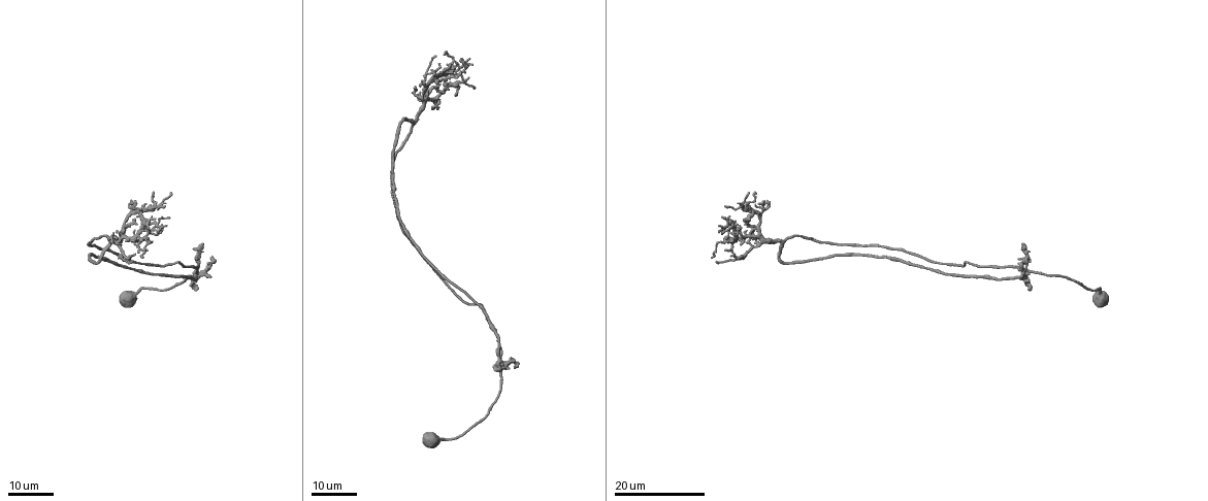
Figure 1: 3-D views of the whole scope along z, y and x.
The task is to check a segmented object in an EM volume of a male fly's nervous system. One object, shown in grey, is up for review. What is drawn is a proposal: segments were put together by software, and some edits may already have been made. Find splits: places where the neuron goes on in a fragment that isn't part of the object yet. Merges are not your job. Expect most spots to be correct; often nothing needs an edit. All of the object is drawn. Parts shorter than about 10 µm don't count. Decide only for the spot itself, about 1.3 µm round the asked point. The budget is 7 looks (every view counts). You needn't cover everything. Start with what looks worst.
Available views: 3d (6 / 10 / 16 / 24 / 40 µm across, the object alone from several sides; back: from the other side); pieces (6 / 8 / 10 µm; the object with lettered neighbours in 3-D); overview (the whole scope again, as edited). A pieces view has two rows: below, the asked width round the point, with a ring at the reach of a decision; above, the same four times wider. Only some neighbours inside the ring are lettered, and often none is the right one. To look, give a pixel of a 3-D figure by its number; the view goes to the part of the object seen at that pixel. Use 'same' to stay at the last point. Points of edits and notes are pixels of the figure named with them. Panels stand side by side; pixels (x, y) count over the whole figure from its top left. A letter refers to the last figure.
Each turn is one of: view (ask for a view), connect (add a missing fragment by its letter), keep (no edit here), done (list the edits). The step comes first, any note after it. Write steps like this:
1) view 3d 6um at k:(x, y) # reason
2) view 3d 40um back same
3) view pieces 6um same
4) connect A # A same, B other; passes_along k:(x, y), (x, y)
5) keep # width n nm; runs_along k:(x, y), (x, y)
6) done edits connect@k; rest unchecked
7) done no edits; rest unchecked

view 3d 24um at 1:(202, 243) # free end

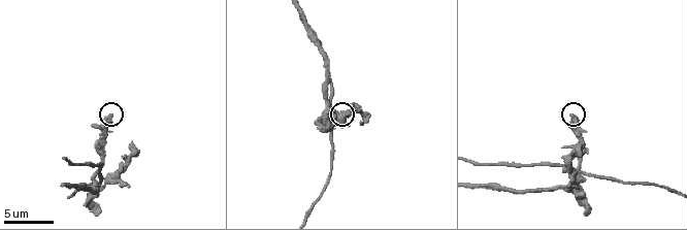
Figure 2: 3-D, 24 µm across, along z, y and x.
view pieces 8um at 2:(112, 116)

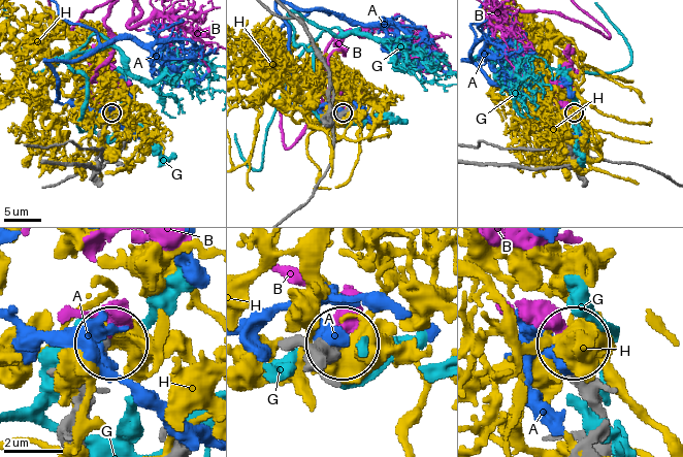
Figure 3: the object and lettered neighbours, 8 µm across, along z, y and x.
keep # A other, B other, G other, H other; no lettered fragment goes on from it

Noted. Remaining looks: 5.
view 3d 24um at 1:(414, 86) # free end

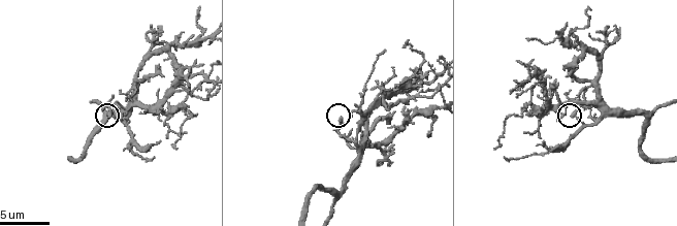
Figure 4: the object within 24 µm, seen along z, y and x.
view pieces 6um at 4:(339, 119) # see the neighbours

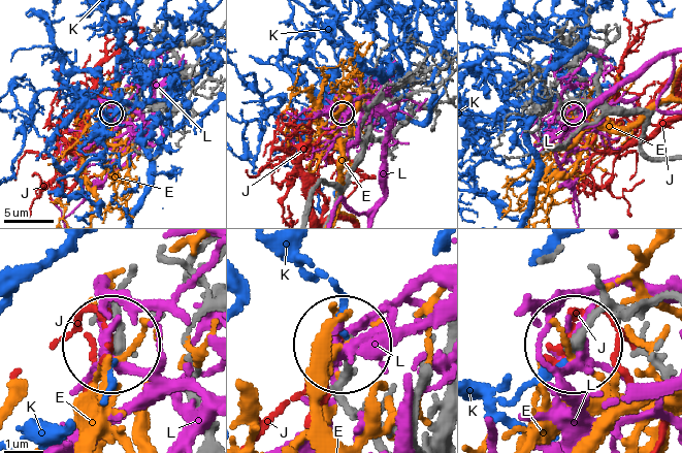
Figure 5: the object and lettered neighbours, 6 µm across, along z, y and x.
keep # width 260 nm; E other, J other, K other, L other; none of them fits

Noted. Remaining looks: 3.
view 3d 6um at 2:(329, 126) # an open end

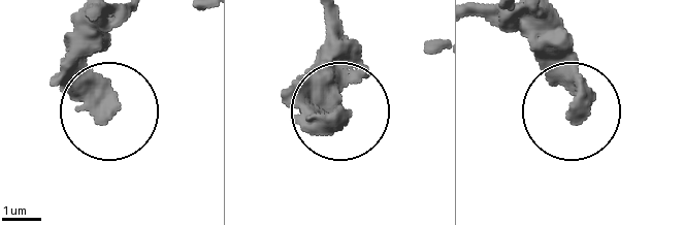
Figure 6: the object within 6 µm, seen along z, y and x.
view pieces 8um at 6:(334, 116)

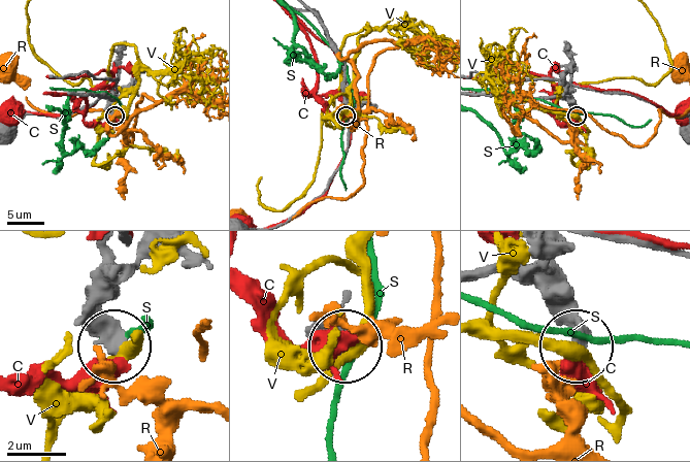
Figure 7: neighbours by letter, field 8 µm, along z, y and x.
keep # C other, R other, S other, V other; runs_along 7:(109, 252), (102, 326), (114, 345); no lettered fragment goes on from it

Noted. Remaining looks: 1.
view pieces 6um at 4:(176, 68) # free end

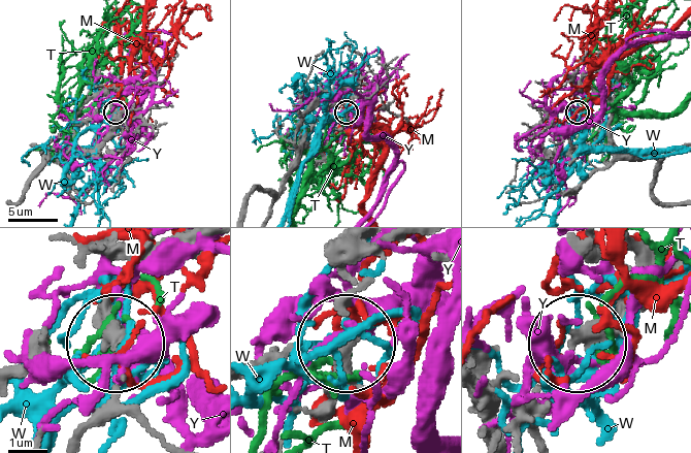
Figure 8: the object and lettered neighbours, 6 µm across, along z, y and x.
keep # width 380 nm; M other, T other, W other, Y other; no lettered fragment goes on from it

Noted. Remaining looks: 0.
done no edits; rest unchecked

